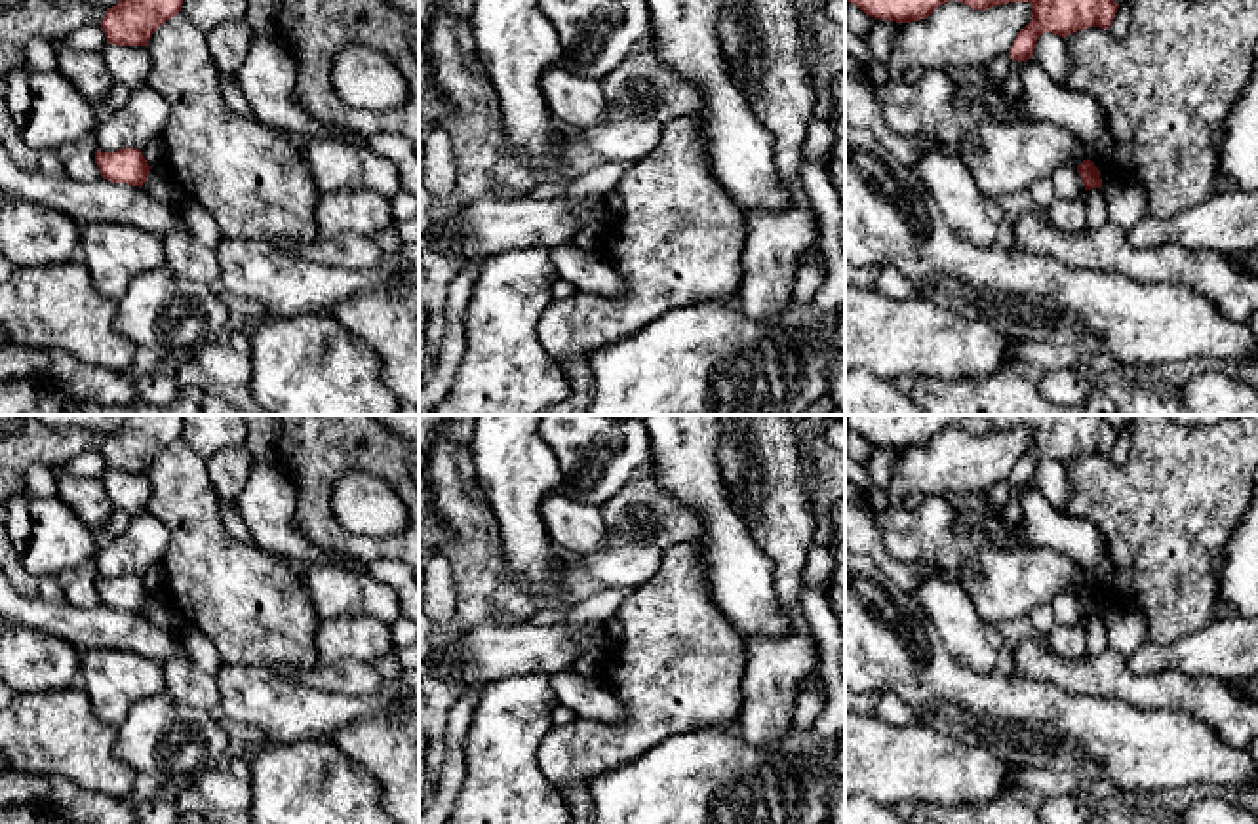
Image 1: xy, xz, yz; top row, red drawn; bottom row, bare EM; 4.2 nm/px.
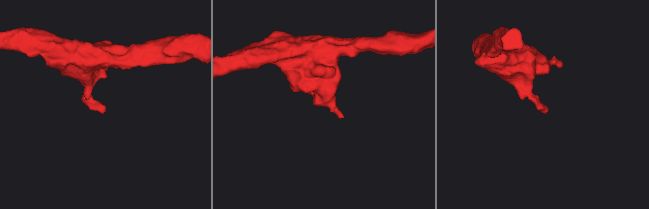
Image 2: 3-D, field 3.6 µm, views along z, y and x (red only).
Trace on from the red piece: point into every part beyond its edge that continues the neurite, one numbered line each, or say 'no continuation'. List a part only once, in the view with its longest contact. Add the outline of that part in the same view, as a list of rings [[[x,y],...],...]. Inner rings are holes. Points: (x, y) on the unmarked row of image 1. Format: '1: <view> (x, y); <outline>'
no continuation

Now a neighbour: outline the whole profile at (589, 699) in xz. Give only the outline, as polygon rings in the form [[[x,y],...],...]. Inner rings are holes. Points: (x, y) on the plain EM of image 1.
[[[571,668],[550,676],[558,702],[577,717],[601,723],[620,723],[626,717],[622,702],[601,683]]]

